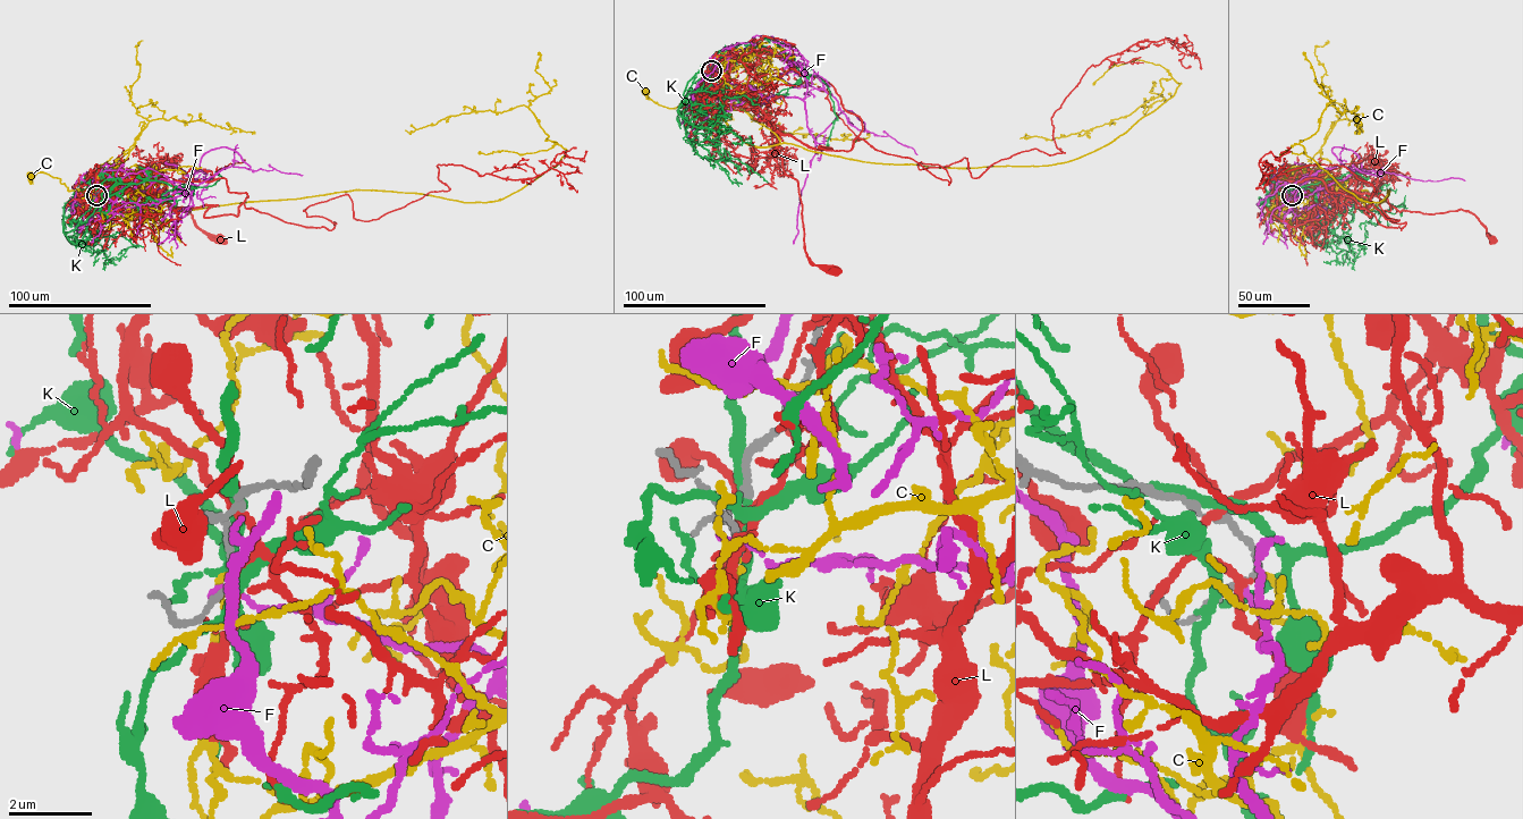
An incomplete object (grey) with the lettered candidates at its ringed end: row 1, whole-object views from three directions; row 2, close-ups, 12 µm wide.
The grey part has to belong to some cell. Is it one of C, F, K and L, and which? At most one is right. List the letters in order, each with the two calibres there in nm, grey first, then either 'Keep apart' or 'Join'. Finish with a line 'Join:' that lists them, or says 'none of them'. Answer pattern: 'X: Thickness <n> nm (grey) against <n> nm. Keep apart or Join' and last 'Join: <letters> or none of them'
C: Thickness 130 nm (grey) against 110 nm. Join
F: Thickness 120 nm (grey) against 180 nm. Keep apart
K: Thickness 110 nm (grey) against 240 nm. Keep apart
L: Thickness 120 nm (grey) against 150 nm. Keep apart
Join: C

